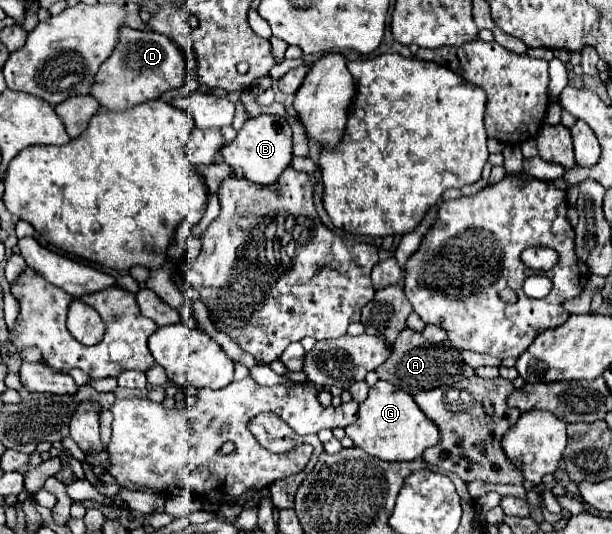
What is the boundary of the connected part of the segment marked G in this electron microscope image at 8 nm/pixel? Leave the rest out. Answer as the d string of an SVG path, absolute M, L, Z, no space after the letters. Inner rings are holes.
M379 380L369 390L367 400L359 406L357 422L349 424L345 432L355 442L357 448L387 462L393 462L393 460L405 462L405 460L421 458L423 452L431 446L437 446L441 438L439 428L433 426L431 420L419 410L413 396L384 380Z

